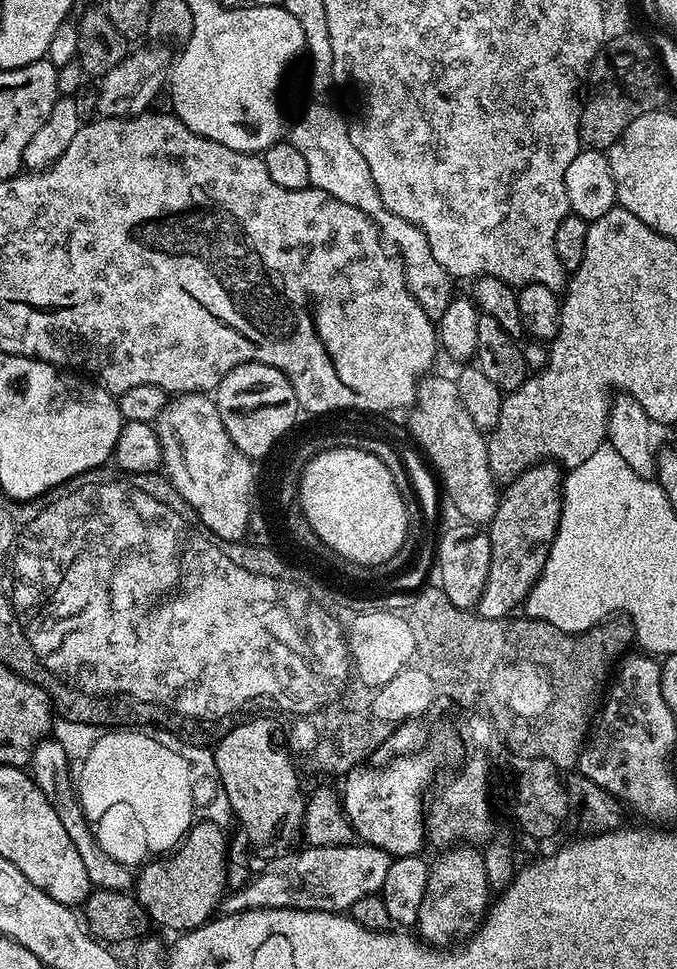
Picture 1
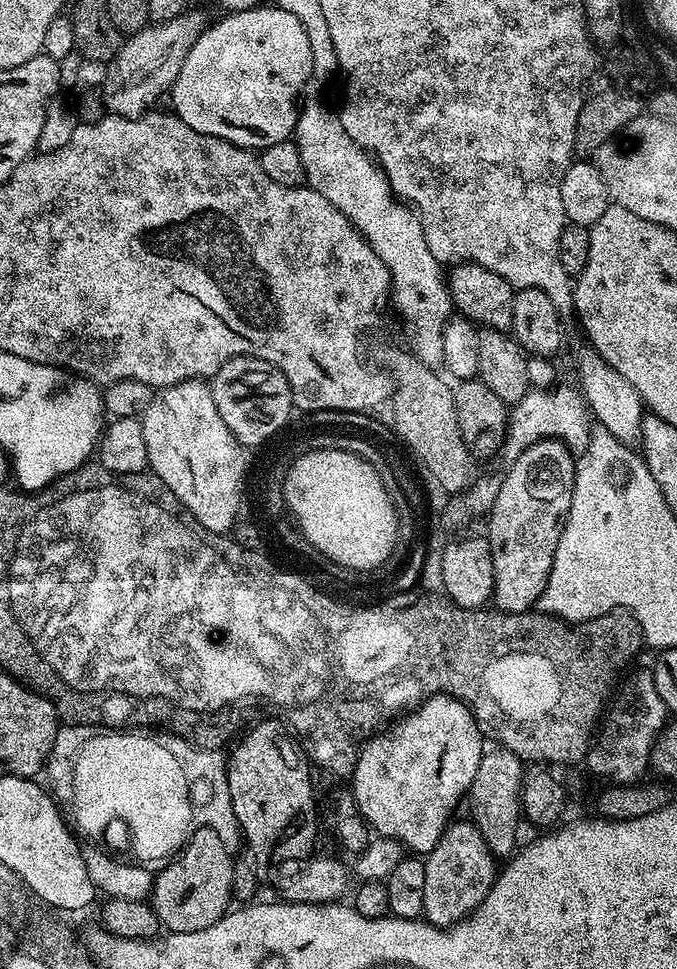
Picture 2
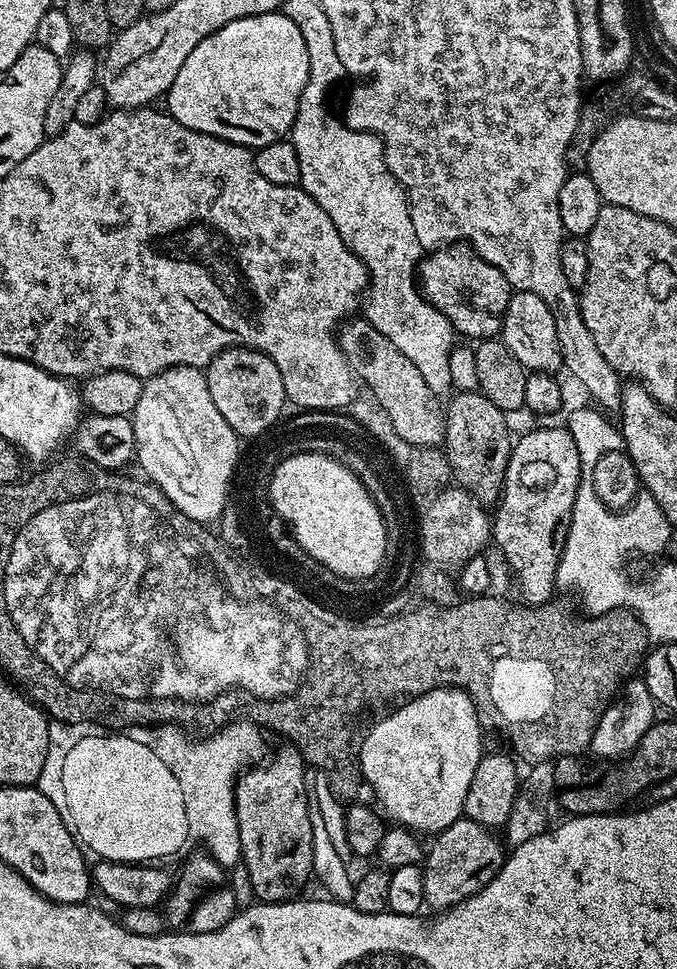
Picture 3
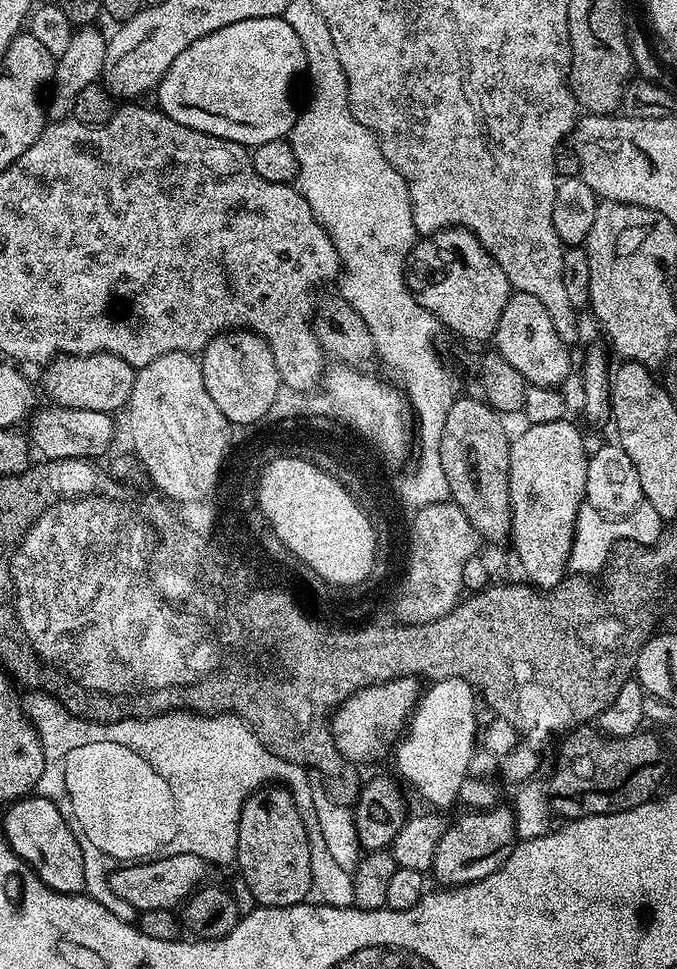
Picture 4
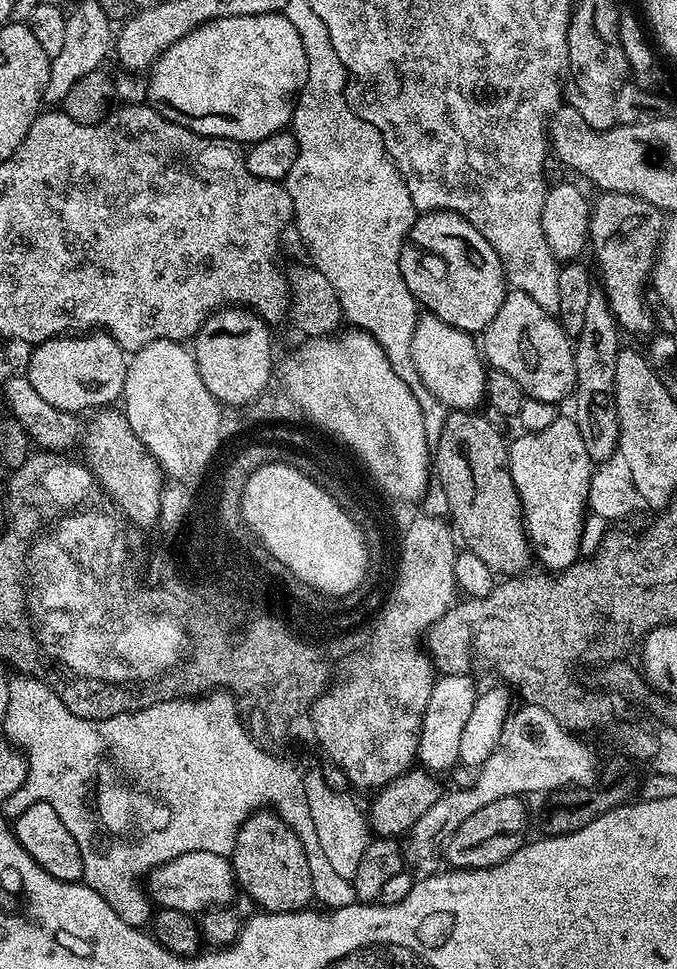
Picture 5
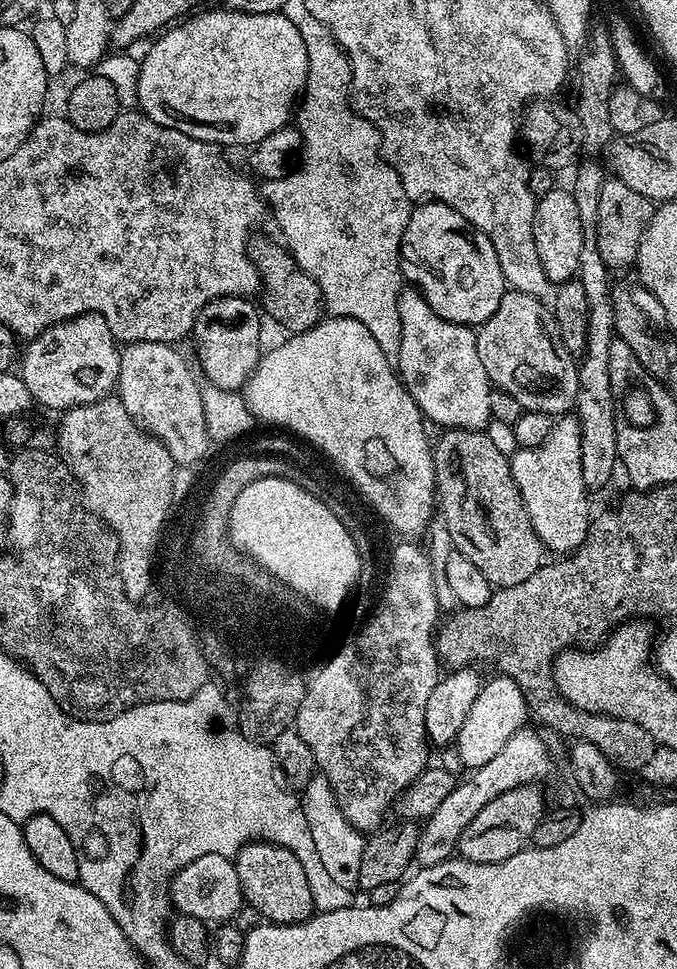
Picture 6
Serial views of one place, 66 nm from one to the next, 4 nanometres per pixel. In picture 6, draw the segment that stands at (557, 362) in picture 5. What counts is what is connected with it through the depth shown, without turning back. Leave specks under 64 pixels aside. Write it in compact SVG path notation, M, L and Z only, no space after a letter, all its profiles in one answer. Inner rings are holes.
M515 290L505 291L502 302L498 302L498 310L490 314L486 323L479 325L476 332L478 358L482 358L482 366L486 366L488 379L499 391L518 398L525 412L541 412L553 418L571 413L576 407L579 394L578 360L572 357L570 349L564 345L561 325L557 324L552 309L541 297L522 294Z

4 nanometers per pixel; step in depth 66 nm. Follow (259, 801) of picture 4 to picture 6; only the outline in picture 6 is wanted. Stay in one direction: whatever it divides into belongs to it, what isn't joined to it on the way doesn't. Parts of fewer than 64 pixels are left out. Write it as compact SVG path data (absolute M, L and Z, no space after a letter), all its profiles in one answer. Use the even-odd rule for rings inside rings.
M253 842L245 844L234 857L234 863L238 870L238 882L244 895L244 904L247 907L257 908L265 921L273 924L300 924L303 920L311 920L314 915L316 903L310 894L310 882L306 882L306 872L302 870L302 864L290 850L286 850L277 844L267 842Z

